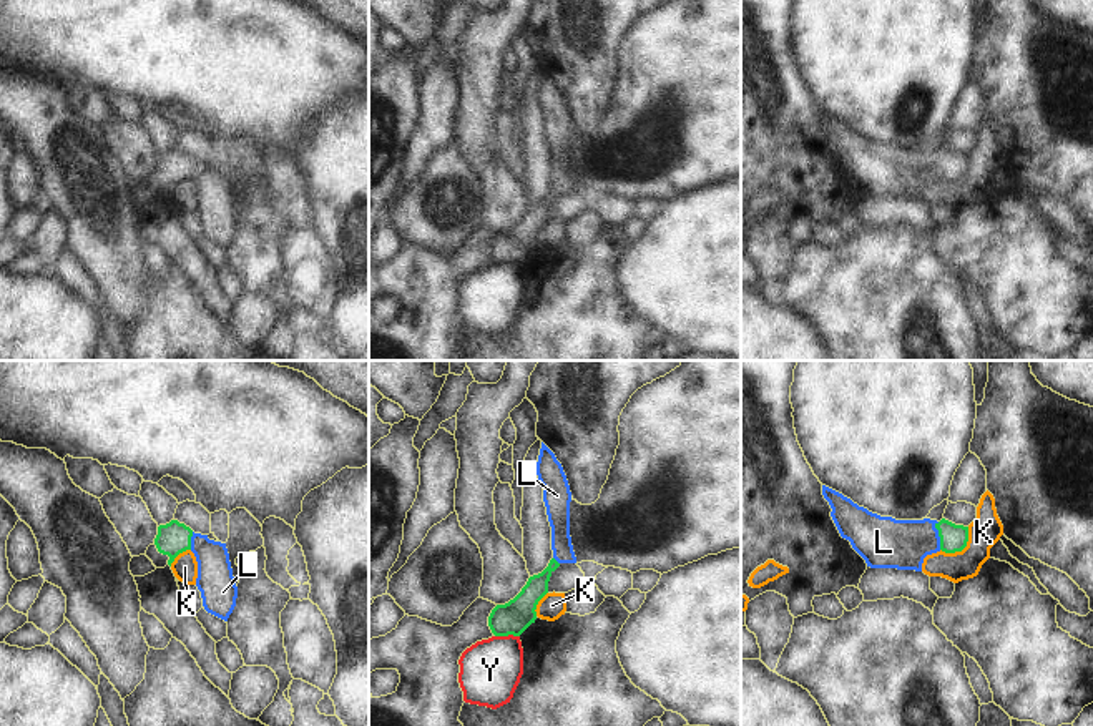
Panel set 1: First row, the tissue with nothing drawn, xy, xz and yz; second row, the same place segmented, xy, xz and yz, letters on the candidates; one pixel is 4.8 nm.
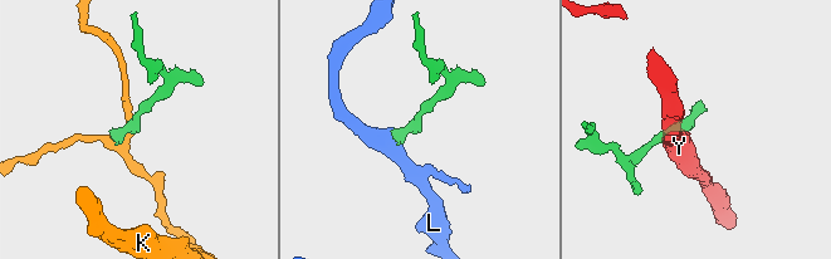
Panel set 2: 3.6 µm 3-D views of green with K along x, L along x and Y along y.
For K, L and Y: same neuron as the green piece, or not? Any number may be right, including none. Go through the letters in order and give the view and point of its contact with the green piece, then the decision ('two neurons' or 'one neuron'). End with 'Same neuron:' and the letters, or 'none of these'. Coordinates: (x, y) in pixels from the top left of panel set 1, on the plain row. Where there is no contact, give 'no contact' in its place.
K: yz (962, 176) | two neurons
L: yz (939, 163) | one neuron
Y: xz (507, 263) | two neurons
Same neuron: L

